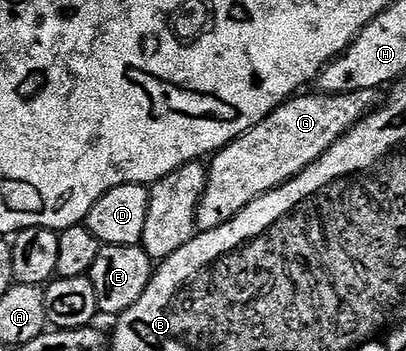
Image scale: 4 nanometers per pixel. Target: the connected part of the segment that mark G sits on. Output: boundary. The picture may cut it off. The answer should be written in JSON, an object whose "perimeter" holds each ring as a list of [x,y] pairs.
{"perimeter":[[[373,88],[336,96],[303,95],[307,94],[292,96],[280,108],[273,109],[261,122],[257,122],[257,126],[253,126],[210,157],[207,185],[201,194],[201,202],[195,215],[195,226],[199,232],[225,226],[225,222],[245,210],[249,202],[301,174],[301,170],[317,162],[321,154],[325,154],[329,146],[333,146],[333,142],[340,140],[381,100],[380,93]]]}

